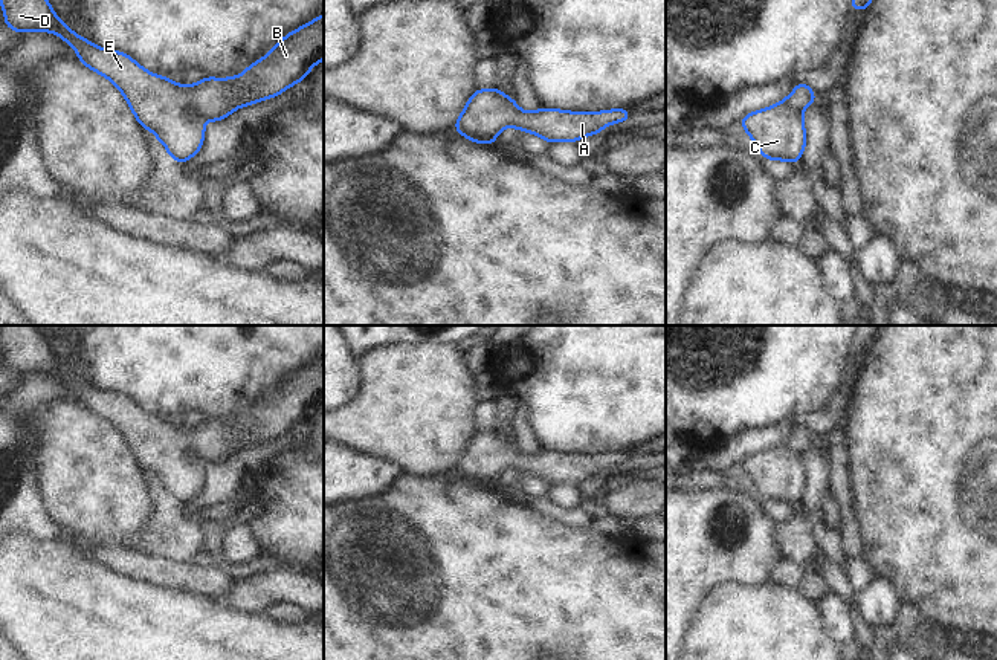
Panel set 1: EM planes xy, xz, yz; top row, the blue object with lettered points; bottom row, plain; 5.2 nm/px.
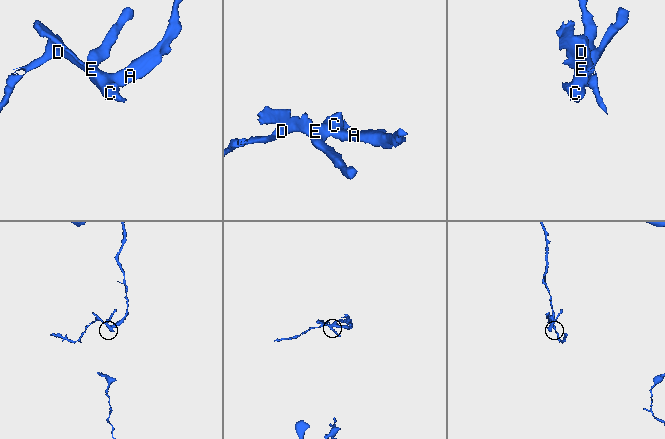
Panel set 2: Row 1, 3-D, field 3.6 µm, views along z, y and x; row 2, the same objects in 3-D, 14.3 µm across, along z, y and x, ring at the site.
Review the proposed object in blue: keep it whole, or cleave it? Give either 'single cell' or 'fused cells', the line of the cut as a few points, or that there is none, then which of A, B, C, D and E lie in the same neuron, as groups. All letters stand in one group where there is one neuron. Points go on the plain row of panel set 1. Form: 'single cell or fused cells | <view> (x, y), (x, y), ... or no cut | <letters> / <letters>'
single cell | no cut | A B C D E

